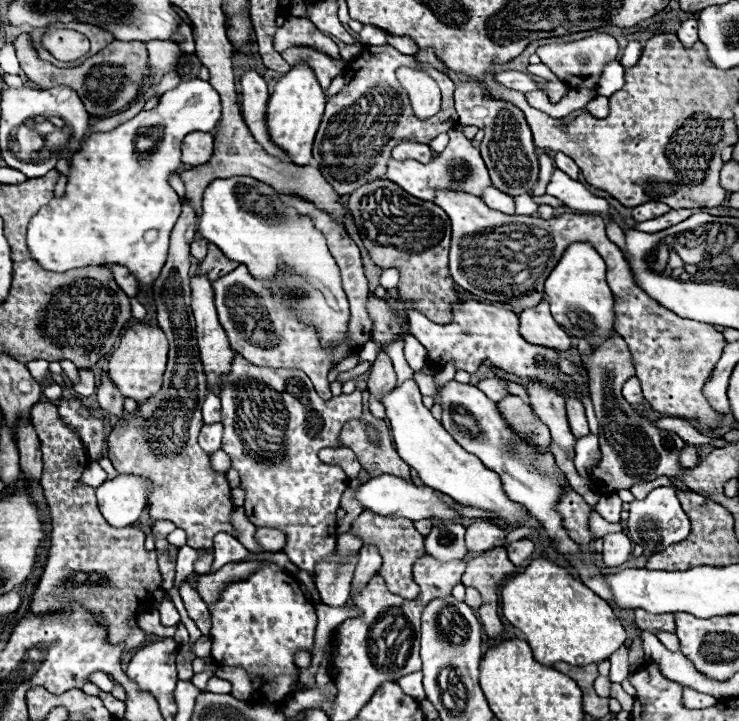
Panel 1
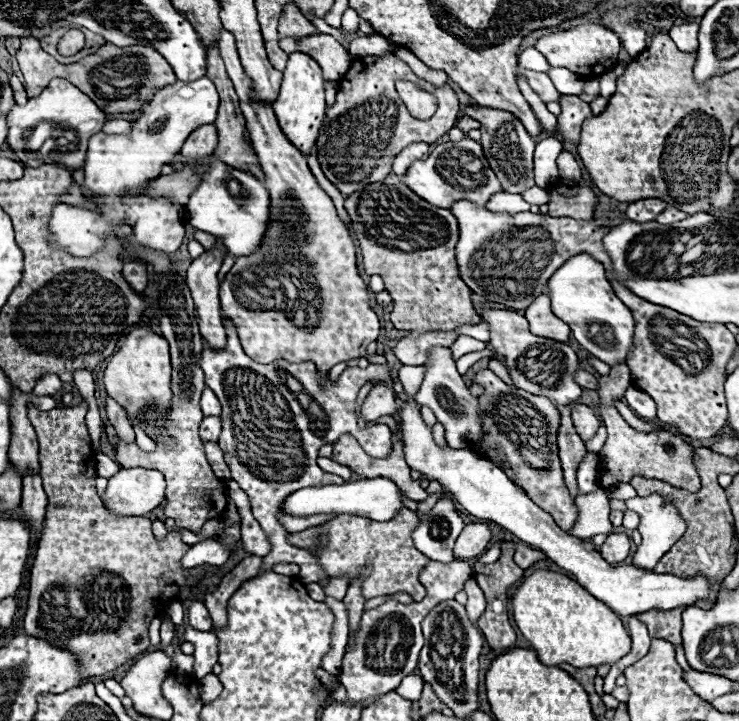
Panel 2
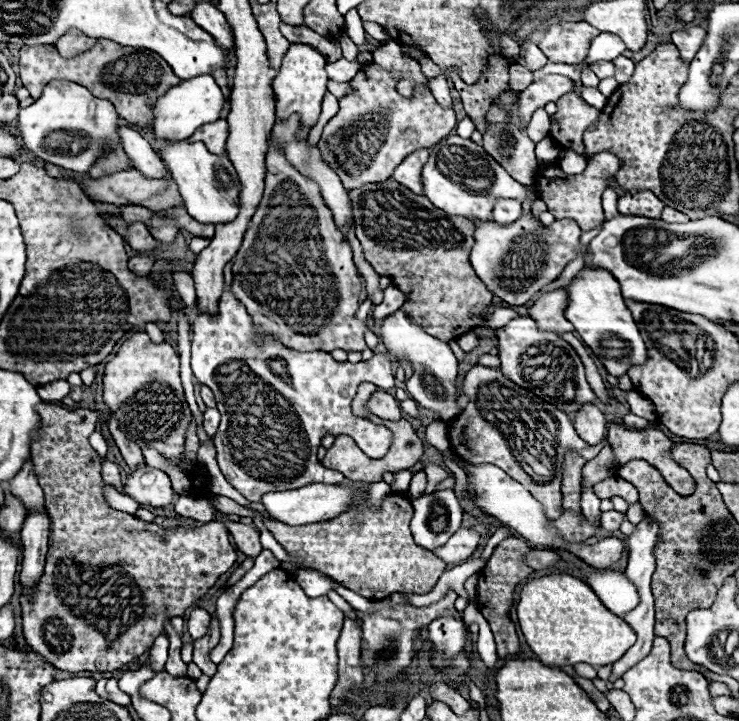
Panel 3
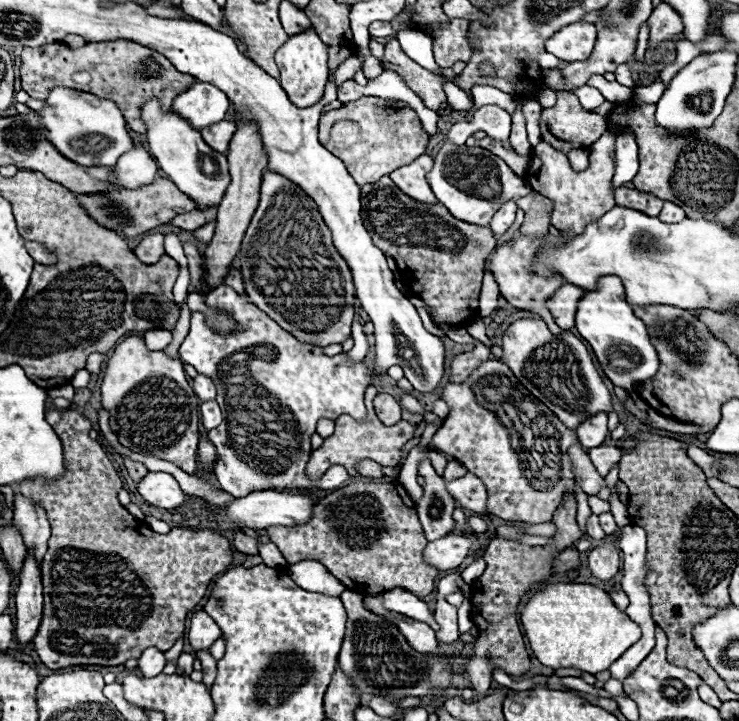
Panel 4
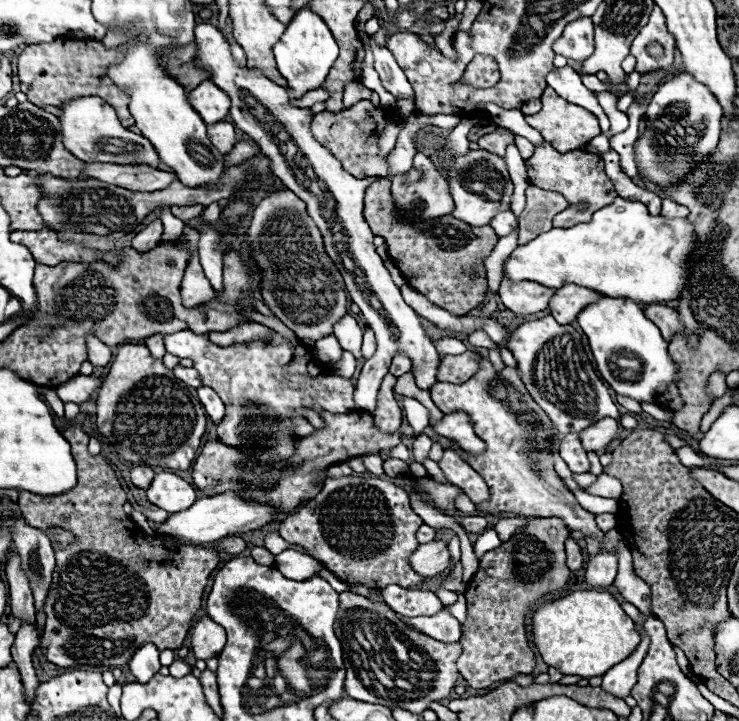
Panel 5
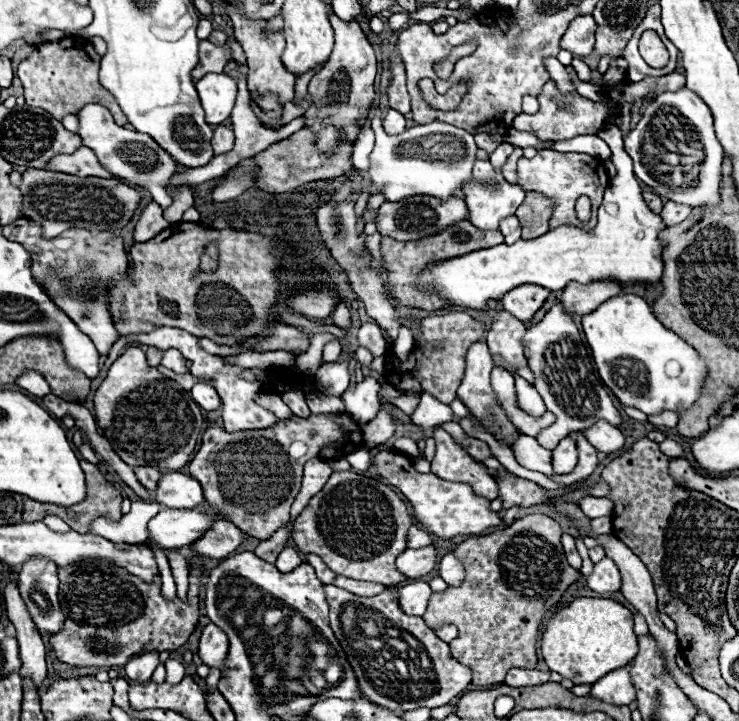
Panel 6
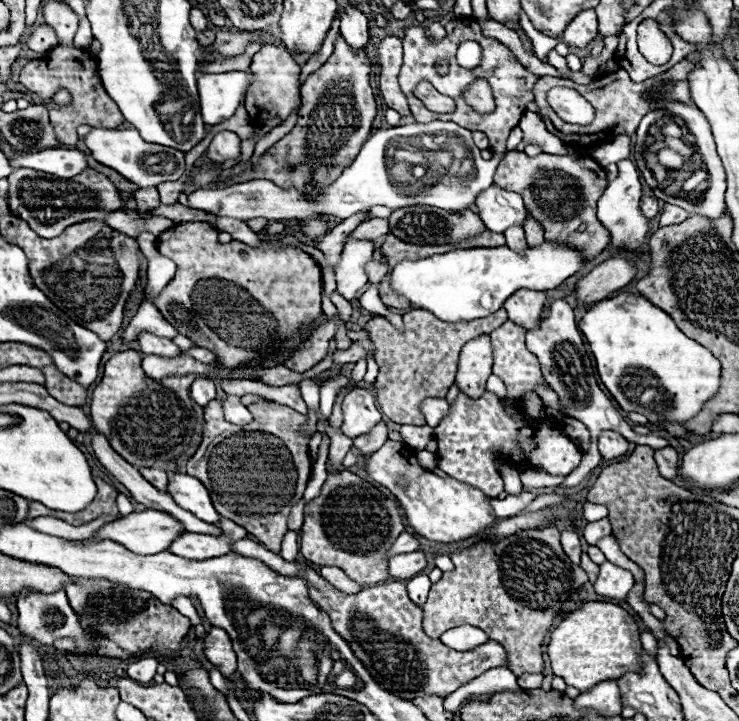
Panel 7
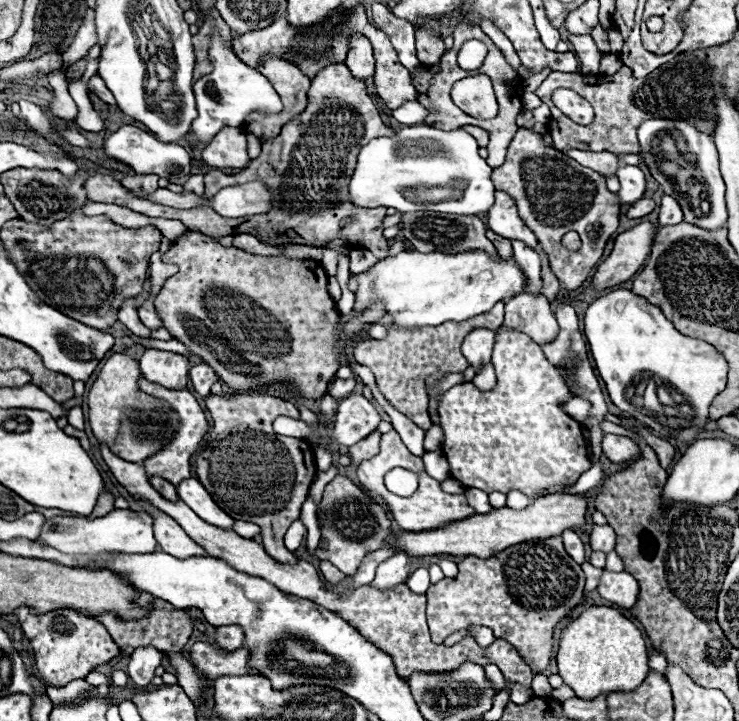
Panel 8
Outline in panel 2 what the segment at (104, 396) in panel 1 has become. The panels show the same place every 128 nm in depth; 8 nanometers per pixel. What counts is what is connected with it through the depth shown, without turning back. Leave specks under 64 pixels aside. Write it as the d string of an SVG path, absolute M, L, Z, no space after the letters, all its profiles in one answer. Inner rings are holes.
M106 398L106 414L108 414L108 420L114 426L118 438L124 442L134 442L134 430L132 430L130 420L128 420L124 408L120 404L116 404L112 398Z

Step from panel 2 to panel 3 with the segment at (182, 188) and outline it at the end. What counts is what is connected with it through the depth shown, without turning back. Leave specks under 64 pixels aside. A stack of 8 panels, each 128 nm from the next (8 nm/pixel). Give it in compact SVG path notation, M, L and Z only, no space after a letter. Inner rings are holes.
M42 162L42 164L44 164L44 170L48 174L52 174L52 178L68 178L68 180L78 182L82 186L84 194L90 200L98 200L98 202L106 202L106 204L138 204L138 206L146 206L150 210L166 210L166 208L184 204L182 196L178 194L176 182L170 180L170 178L150 180L150 178L144 178L136 170L118 170L118 172L108 174L108 176L92 178L90 174L78 174L78 172L72 172L72 170L64 170L62 166L56 166L56 164L50 164L50 162Z

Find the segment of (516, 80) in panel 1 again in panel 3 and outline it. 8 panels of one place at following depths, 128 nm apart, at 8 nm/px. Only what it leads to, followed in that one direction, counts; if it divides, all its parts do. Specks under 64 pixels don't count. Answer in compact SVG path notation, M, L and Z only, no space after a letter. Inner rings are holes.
M546 76L544 80L532 82L526 90L518 94L518 116L520 128L526 128L536 108L546 106L546 102L556 102L560 96L574 90L574 82L568 76Z

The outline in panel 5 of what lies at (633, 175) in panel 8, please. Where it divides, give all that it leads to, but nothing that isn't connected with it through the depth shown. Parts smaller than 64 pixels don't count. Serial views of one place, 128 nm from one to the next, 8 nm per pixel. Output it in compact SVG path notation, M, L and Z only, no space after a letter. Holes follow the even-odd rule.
M570 66L554 68L547 74L546 83L550 88L554 88L554 91L560 94L564 100L568 100L568 102L574 104L580 104L586 110L594 112L596 118L600 120L602 132L608 132L610 130L610 122L608 122L606 114L602 112L596 96L582 84L580 74L574 68L570 68ZM616 196L612 204L594 212L592 222L576 224L570 230L552 228L548 232L542 232L528 244L516 246L514 252L502 264L502 274L510 282L532 280L548 288L562 288L564 284L578 284L578 286L596 290L604 296L630 298L640 304L642 302L652 304L652 302L662 302L662 300L676 300L680 296L682 288L686 286L684 282L688 278L684 262L688 262L688 254L692 254L692 248L696 248L694 236L692 236L692 224L686 218L666 220L662 216L652 216L648 214L642 202Z

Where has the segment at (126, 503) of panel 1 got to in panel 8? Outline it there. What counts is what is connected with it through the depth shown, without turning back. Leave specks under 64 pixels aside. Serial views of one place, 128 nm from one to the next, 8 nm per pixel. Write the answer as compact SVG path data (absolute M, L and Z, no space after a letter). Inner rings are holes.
M186 478L184 482L180 482L176 490L180 500L186 502L200 518L204 518L204 522L212 526L220 526L222 530L232 530L234 520L228 514L224 514L220 506L216 506L212 496L204 490L204 486L196 478Z

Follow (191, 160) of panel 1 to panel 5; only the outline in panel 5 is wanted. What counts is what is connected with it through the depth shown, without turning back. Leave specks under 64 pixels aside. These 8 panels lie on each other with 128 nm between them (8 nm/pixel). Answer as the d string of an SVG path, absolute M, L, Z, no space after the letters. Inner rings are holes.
M218 122L218 124L210 124L208 126L208 136L212 140L212 144L222 152L230 152L232 146L236 144L236 132L234 132L234 124L232 122Z

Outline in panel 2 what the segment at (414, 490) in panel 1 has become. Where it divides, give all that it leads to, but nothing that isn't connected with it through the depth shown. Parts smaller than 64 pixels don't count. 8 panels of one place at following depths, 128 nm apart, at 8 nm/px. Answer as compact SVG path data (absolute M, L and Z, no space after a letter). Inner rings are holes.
M364 478L356 482L344 482L344 484L324 484L324 486L310 486L292 492L280 506L284 514L306 518L316 514L356 514L366 516L370 520L390 520L398 514L398 510L404 506L398 486L390 482L388 478Z

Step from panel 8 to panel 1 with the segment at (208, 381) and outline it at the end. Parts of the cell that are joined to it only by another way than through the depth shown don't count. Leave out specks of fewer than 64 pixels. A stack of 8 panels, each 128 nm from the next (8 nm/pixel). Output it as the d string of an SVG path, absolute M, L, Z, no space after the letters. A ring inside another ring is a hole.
M216 422L216 424L204 424L202 430L200 430L200 446L204 448L206 454L212 454L216 450L220 450L220 440L222 440L222 424Z

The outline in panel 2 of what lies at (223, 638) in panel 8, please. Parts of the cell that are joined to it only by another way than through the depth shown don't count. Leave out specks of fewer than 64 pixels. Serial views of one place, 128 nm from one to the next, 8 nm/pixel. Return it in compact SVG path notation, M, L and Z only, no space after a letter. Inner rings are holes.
M192 602L188 606L188 620L190 620L190 626L196 628L196 630L202 630L202 632L208 632L212 628L212 620L208 616L208 610L202 602Z

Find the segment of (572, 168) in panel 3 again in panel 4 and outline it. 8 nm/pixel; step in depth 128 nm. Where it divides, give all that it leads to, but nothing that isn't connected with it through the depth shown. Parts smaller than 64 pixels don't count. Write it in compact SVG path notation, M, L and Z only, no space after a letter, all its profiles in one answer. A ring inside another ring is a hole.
M584 148L572 150L568 154L568 158L570 158L570 164L574 164L572 168L576 168L576 170L582 170L584 166L588 166L588 150L584 150Z

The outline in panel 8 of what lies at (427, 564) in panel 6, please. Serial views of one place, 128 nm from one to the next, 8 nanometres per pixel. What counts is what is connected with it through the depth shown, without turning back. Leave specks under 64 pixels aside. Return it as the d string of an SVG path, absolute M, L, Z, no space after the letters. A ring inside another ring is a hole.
M398 552L376 568L376 576L370 582L370 586L378 590L390 590L392 586L404 584L404 578L408 578L408 574L410 574L410 558L404 552Z

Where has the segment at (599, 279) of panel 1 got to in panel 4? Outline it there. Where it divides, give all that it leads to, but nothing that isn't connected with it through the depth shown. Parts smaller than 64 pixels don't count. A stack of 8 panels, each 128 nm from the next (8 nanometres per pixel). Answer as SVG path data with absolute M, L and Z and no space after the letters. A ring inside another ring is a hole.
M608 276L600 278L600 288L586 292L578 304L576 328L584 340L592 346L604 374L612 380L614 386L634 392L636 386L644 380L652 380L658 374L660 360L658 352L652 346L648 328L640 318L636 318L632 306L626 302L624 286L618 278Z

